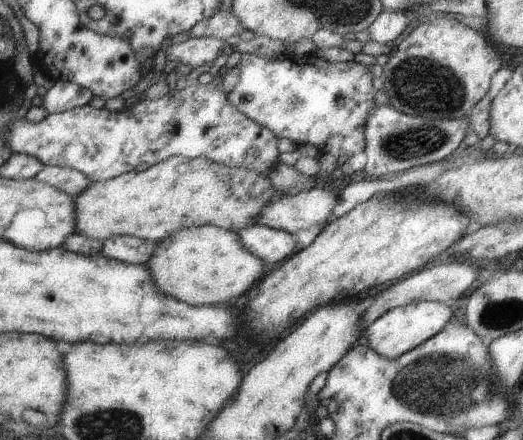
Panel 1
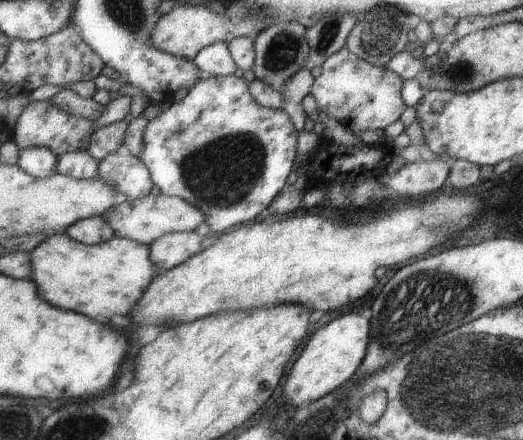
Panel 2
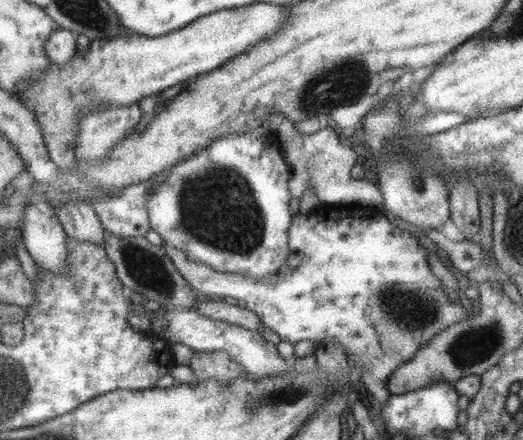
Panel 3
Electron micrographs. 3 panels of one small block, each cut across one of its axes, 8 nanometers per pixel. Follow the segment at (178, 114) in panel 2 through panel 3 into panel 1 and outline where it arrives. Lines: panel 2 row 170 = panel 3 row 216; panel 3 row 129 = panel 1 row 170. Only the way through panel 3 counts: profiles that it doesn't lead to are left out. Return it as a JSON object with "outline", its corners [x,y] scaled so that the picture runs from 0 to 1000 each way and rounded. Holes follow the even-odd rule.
{"outline":[[[415,166],[402,186],[392,191],[379,184],[358,189],[348,205],[327,195],[317,216],[302,225],[270,220],[258,241],[237,243],[229,252],[208,252],[199,243],[182,248],[163,236],[115,257],[92,259],[73,280],[57,280],[38,257],[38,266],[25,277],[25,286],[10,305],[10,327],[23,348],[67,355],[84,377],[143,384],[176,414],[220,405],[254,386],[262,373],[289,377],[327,352],[352,355],[359,361],[384,352],[411,373],[424,373],[438,382],[465,380],[486,386],[499,400],[511,400],[522,373],[530,373],[532,366],[532,316],[514,291],[486,280],[438,236],[434,211],[424,200],[424,182],[424,173]]]}

